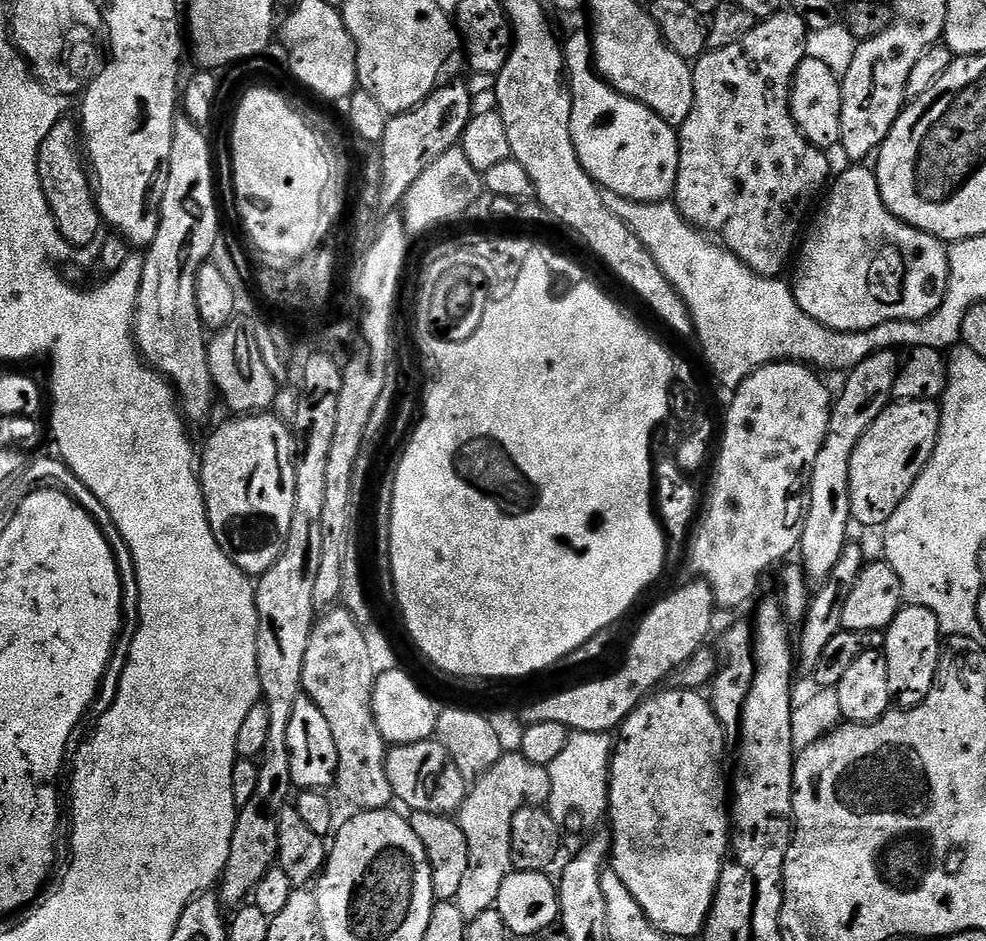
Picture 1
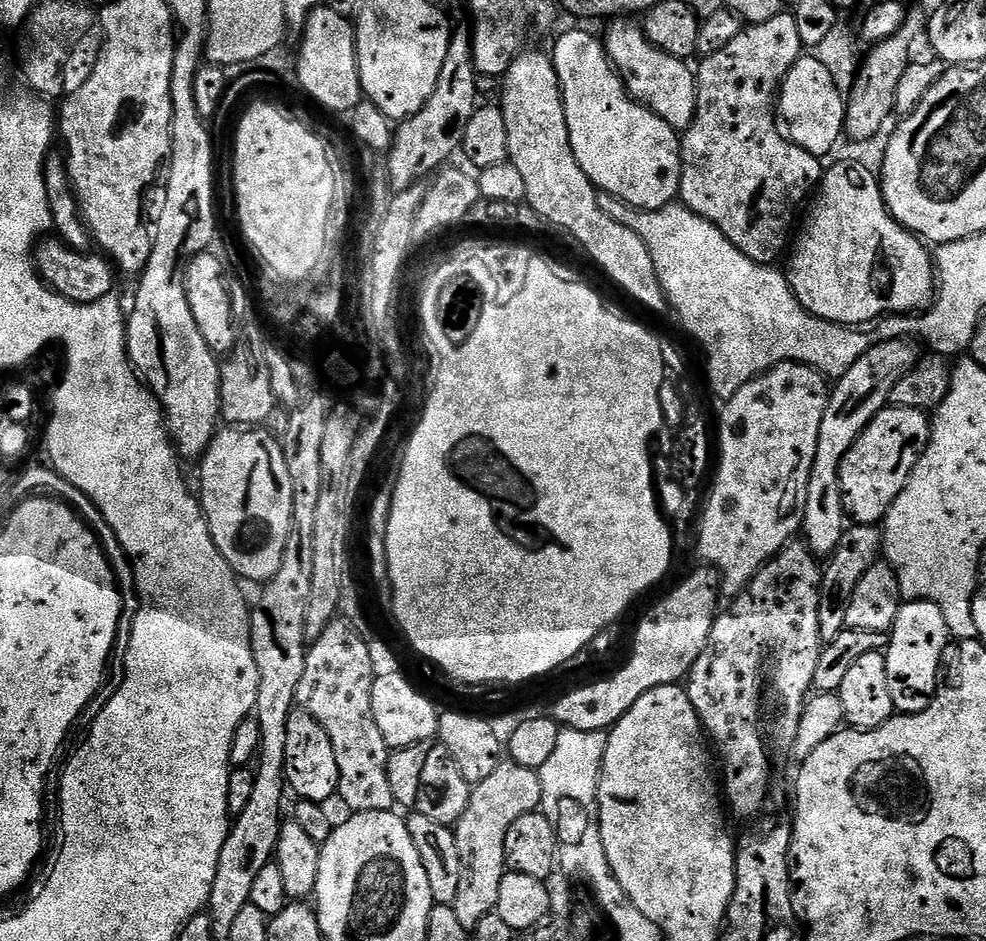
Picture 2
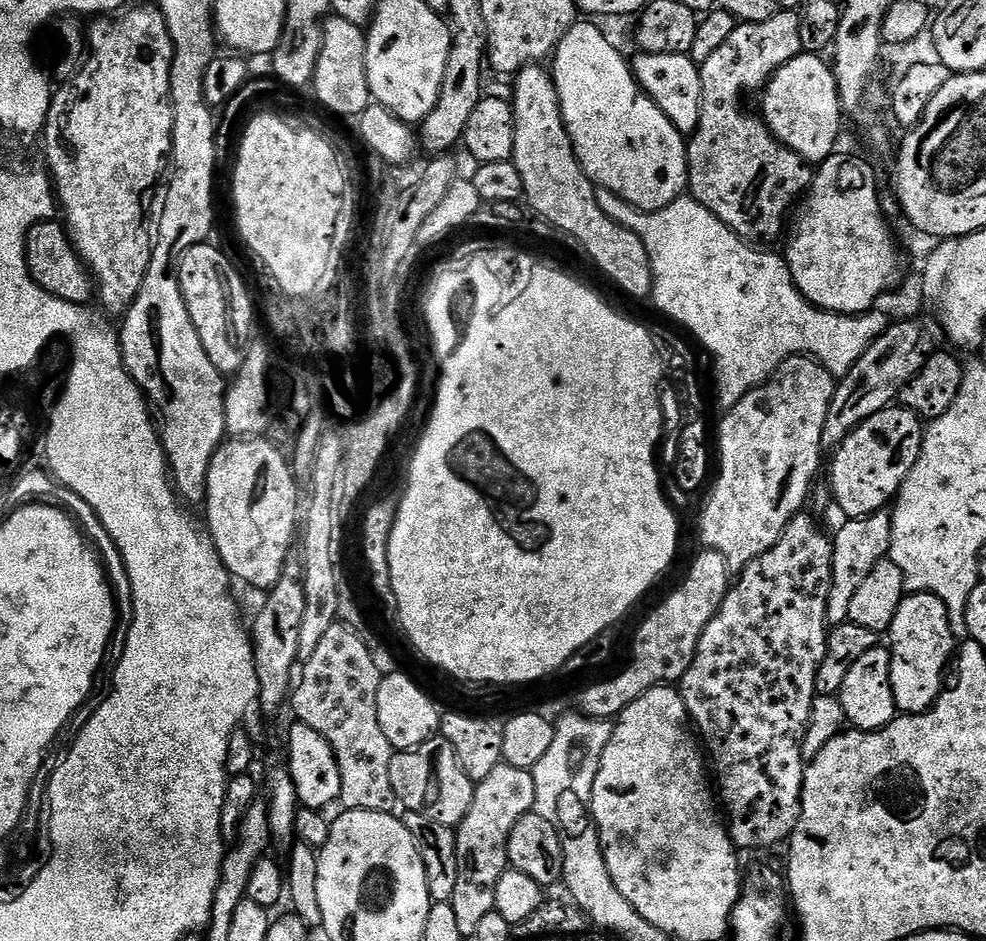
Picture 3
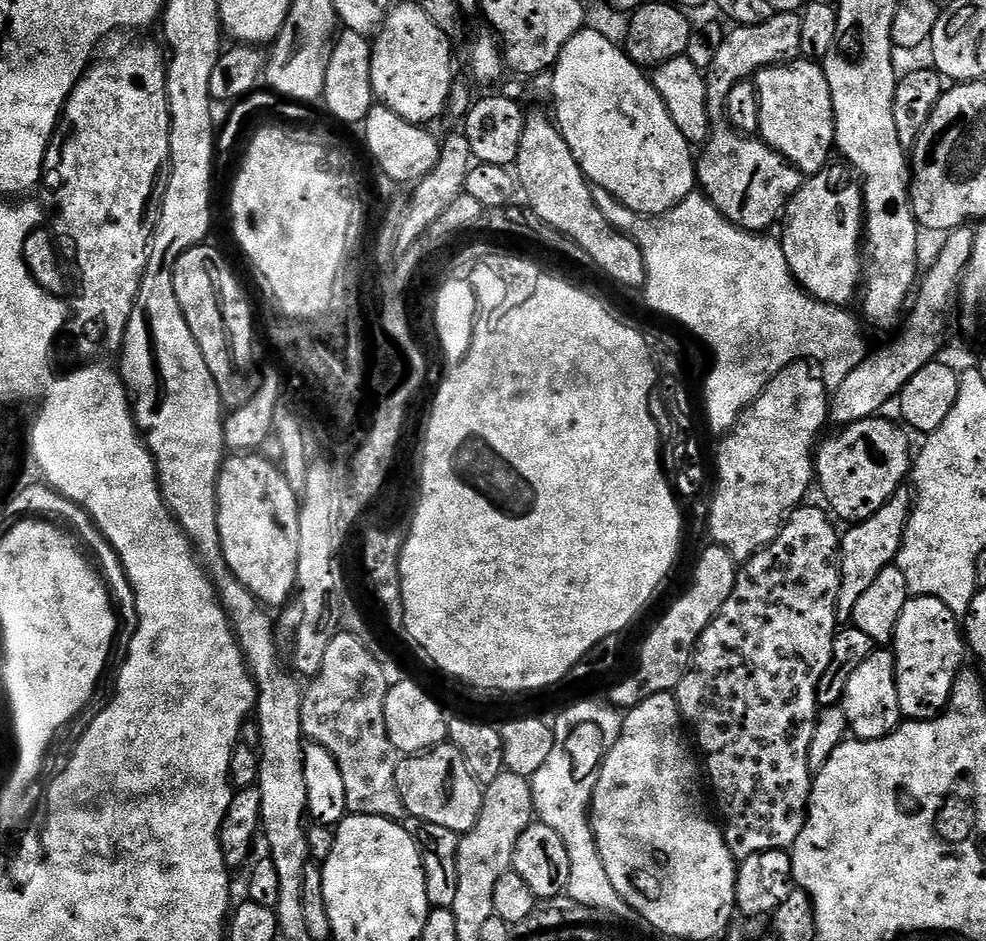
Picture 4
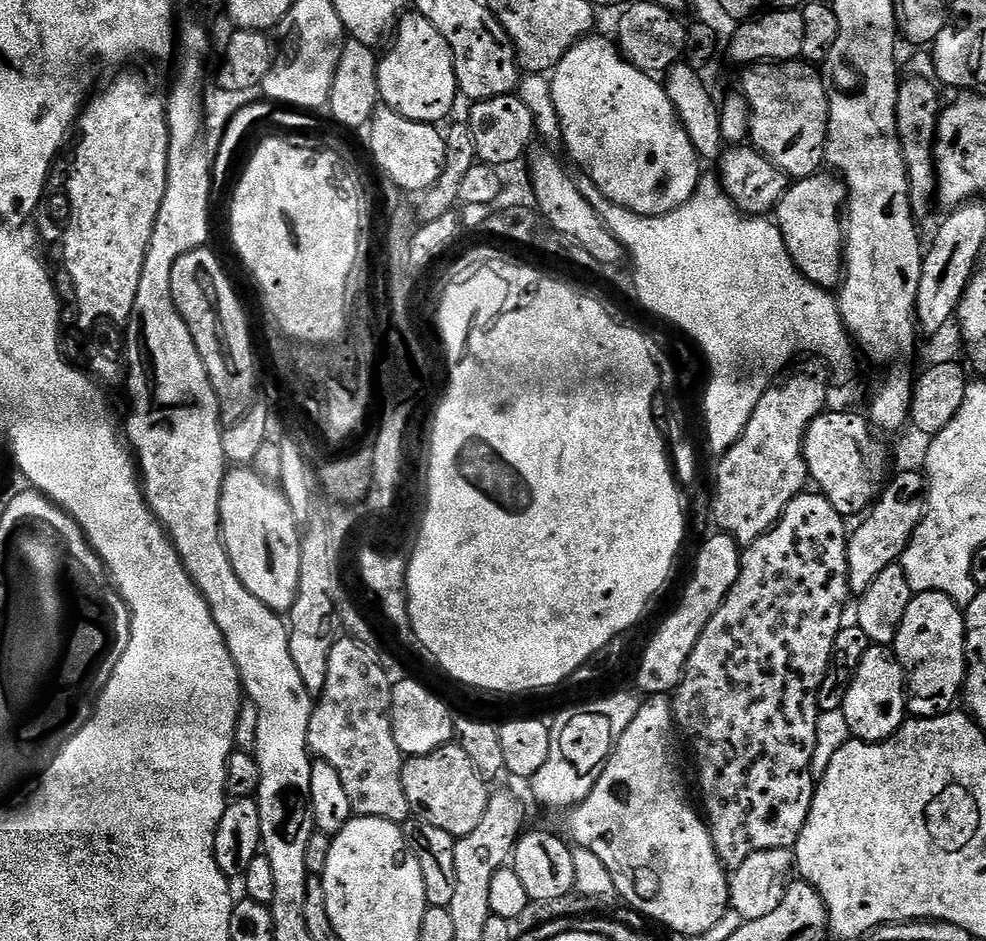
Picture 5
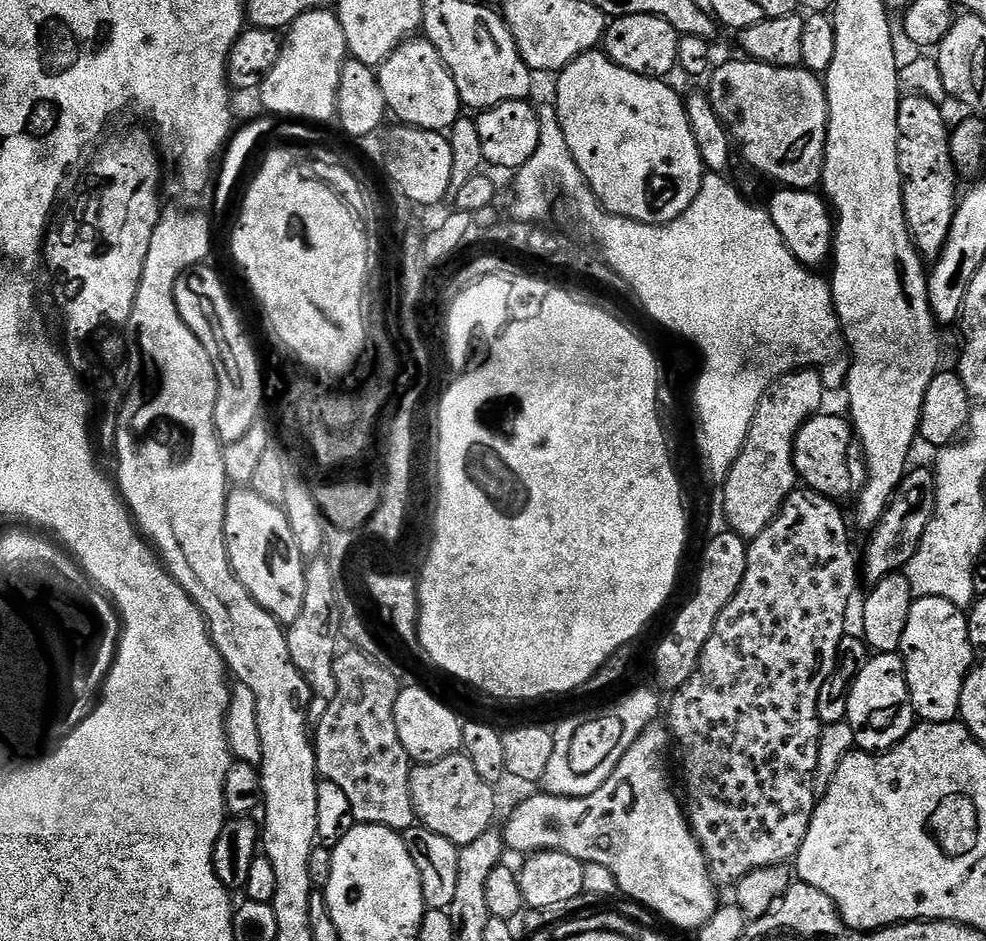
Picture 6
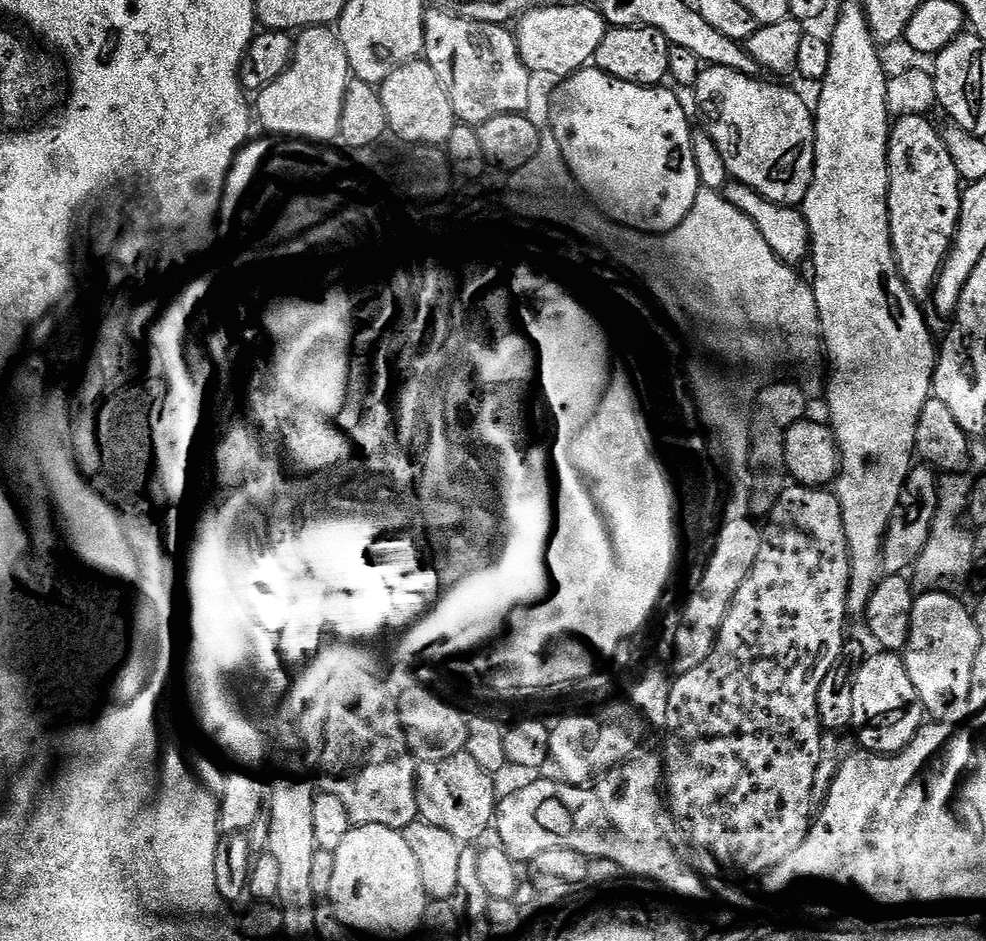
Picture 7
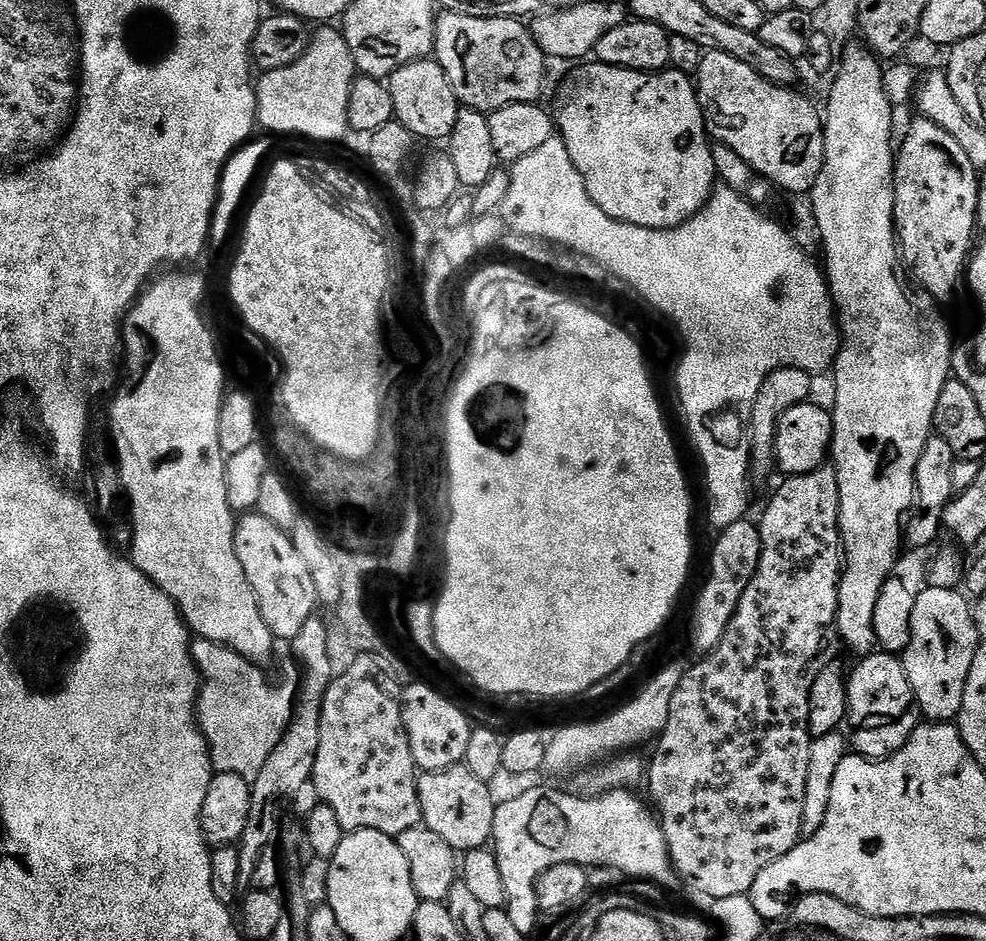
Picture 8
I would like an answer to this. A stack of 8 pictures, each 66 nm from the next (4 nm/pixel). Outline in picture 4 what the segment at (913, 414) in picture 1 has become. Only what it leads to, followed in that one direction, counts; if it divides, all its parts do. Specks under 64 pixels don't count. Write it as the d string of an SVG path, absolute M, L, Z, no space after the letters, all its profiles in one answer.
M880 419L847 425L837 431L840 432L837 436L830 437L825 444L823 441L814 452L814 476L824 495L823 503L837 521L845 520L848 526L861 524L870 518L870 514L882 510L888 499L896 495L896 491L909 479L914 463L914 444L912 448L908 441L909 433L895 419Z

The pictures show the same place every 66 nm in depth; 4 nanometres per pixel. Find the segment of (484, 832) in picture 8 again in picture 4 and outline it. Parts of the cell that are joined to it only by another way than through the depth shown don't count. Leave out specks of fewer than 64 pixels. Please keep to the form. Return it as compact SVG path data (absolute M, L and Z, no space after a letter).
M447 742L428 752L408 754L396 762L396 785L404 803L404 811L413 821L421 820L434 826L446 826L446 830L463 834L478 822L482 810L484 788L466 770L462 754Z

